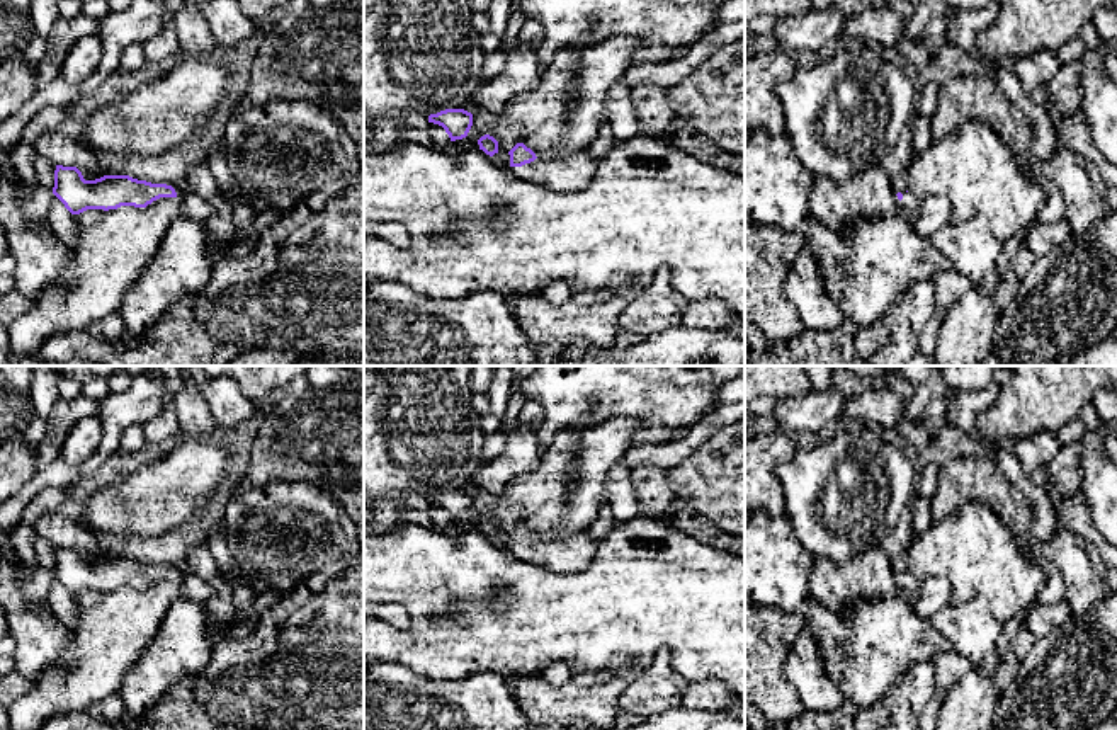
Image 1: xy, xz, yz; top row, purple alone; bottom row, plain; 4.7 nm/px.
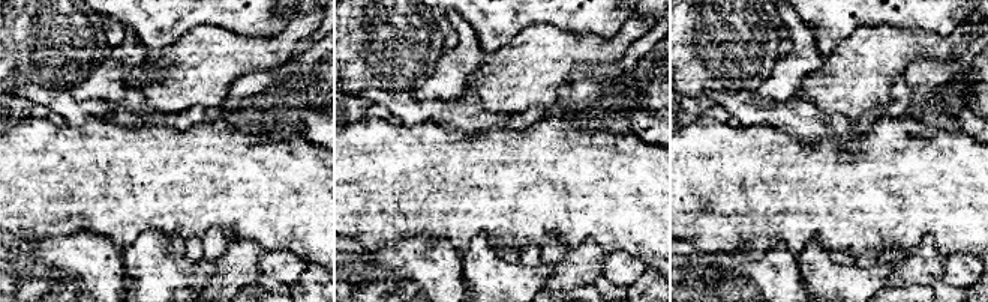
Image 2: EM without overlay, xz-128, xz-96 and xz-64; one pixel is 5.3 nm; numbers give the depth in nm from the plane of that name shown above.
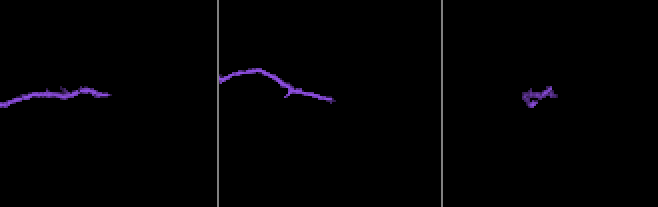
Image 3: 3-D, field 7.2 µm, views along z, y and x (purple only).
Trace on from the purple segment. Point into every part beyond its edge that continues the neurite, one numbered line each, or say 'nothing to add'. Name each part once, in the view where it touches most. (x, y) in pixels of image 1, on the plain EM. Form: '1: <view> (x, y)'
1: xz (567, 552)

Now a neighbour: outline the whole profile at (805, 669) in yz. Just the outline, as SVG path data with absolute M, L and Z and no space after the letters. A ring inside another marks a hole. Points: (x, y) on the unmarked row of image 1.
M808 623L784 660L785 681L796 689L804 711L833 713L847 698L828 676L816 636Z

